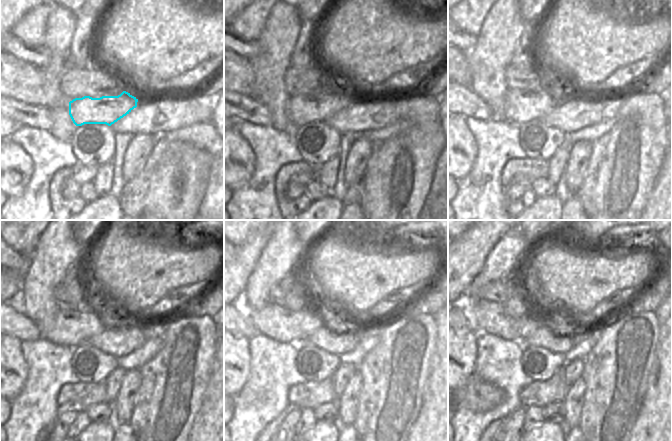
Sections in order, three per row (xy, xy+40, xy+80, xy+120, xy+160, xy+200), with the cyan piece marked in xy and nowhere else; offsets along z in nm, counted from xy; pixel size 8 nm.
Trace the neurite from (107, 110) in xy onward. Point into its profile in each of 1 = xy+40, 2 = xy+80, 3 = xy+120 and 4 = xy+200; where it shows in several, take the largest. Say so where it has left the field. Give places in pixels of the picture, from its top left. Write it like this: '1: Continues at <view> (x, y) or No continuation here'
1: Continues at xy+40 (315, 106)
2: Continues at xy+80 (522, 106)
3: Continues at xy+120 (71, 328)
4: Continues at xy+200 (486, 317)

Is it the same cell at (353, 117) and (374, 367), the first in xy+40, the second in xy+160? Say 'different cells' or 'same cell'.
different cells

